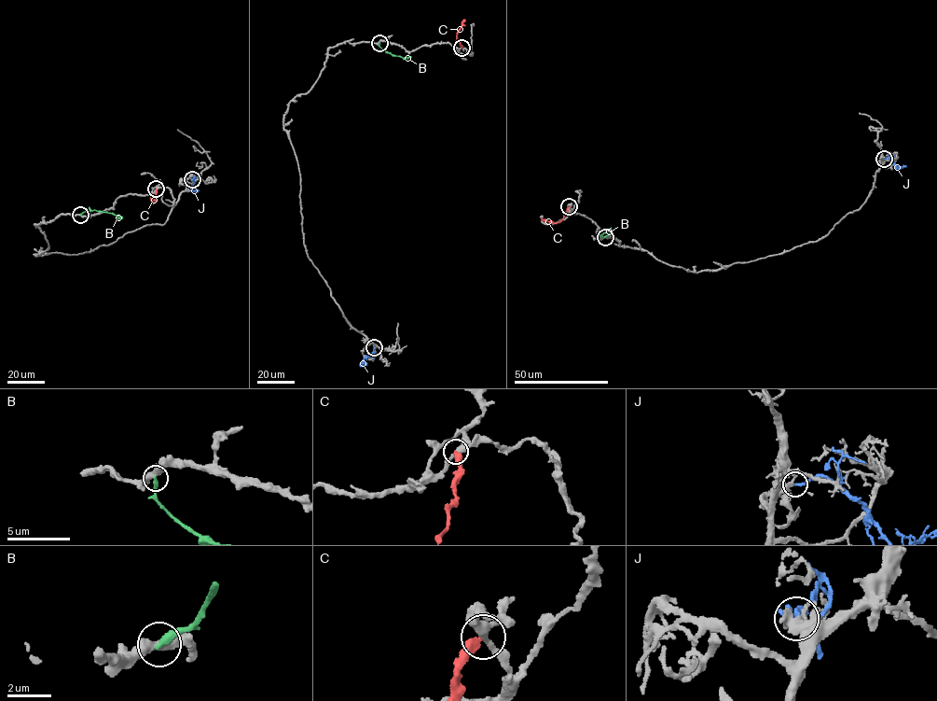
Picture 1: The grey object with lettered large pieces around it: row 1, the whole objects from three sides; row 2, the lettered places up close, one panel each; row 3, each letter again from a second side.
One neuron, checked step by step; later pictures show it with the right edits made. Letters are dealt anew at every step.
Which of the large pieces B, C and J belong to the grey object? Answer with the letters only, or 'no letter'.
no letter

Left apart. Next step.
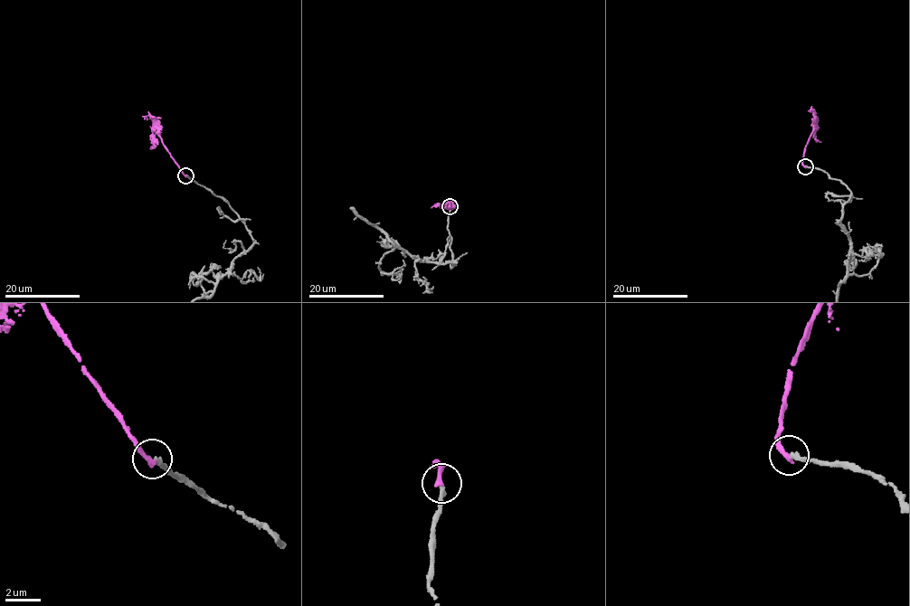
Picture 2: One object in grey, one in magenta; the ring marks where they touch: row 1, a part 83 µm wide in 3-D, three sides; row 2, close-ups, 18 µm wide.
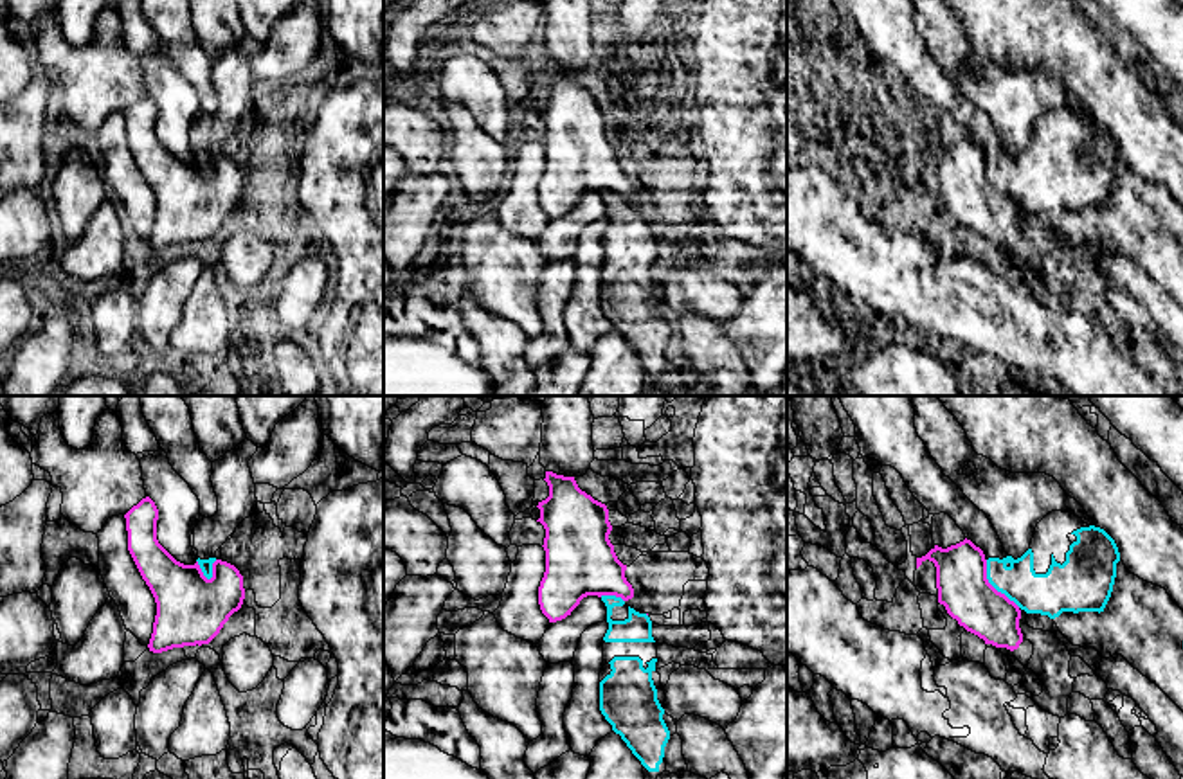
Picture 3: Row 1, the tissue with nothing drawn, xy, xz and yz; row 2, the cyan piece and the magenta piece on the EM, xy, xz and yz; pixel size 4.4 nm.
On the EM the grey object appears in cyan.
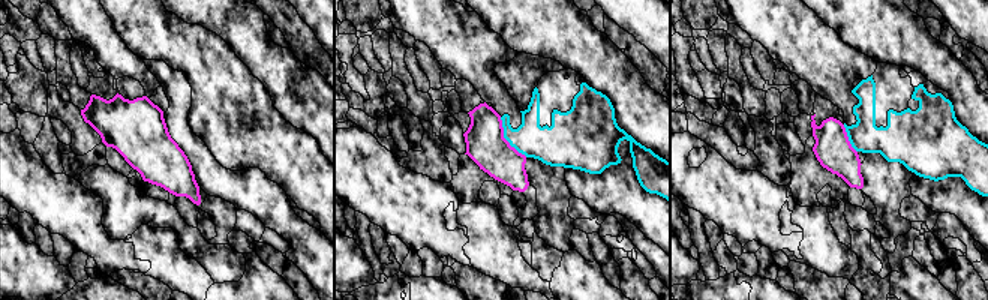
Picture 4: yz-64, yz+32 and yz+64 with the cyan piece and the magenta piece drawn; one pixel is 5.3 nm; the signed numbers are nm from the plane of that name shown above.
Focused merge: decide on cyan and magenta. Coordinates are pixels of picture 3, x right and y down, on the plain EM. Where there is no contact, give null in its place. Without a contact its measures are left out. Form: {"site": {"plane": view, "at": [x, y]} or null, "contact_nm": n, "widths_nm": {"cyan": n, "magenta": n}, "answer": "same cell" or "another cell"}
{"site": {"plane": "yz", "at": [994, 184]}, "contact_nm": 260, "widths_nm": {"cyan": 190, "magenta": 220}, "answer": "another cell"}

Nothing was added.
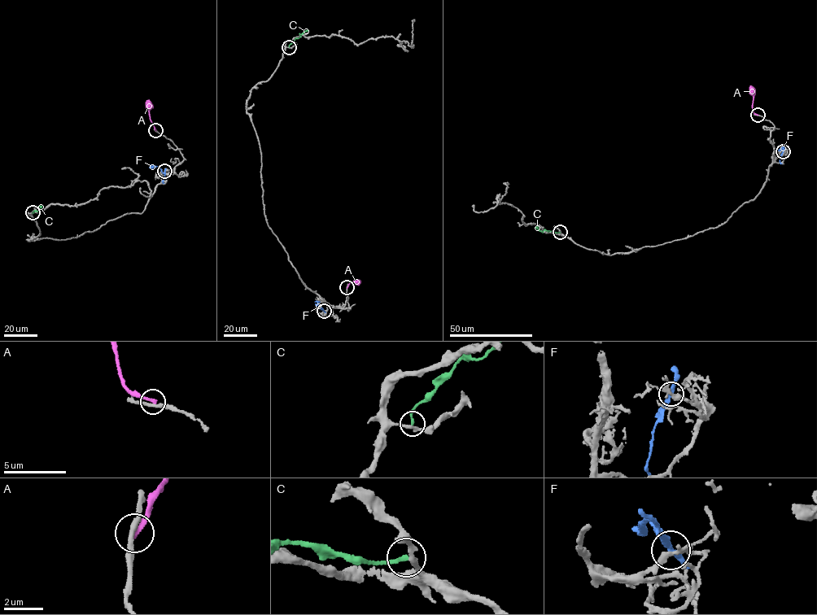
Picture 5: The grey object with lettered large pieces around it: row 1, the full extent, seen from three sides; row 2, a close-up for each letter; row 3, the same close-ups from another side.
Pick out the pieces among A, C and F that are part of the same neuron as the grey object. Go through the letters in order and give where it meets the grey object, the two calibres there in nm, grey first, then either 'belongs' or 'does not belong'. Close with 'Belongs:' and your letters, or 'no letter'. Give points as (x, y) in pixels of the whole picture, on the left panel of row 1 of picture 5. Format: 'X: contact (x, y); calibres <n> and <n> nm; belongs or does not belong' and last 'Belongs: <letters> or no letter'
A: contact (155, 130); calibres 260 and 280 nm; does not belong
C: contact (32, 212); calibres 260 and 200 nm; does not belong
F: contact (164, 171); calibres 240 and 280 nm; does not belong
Belongs: no letter

